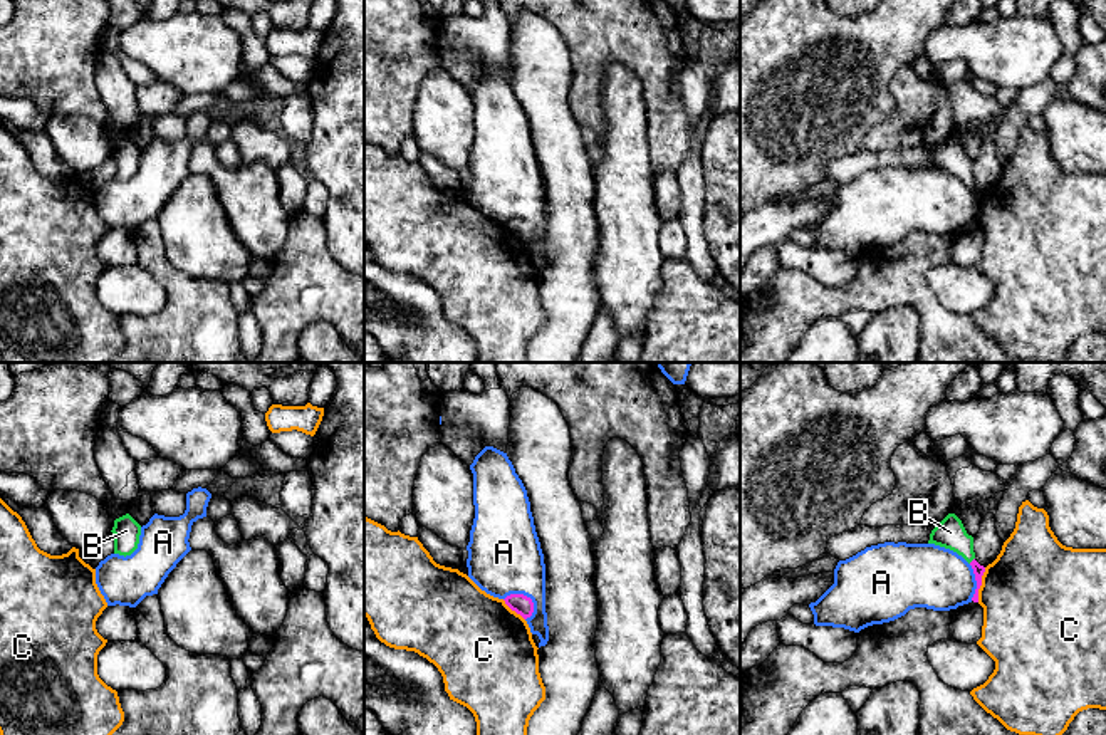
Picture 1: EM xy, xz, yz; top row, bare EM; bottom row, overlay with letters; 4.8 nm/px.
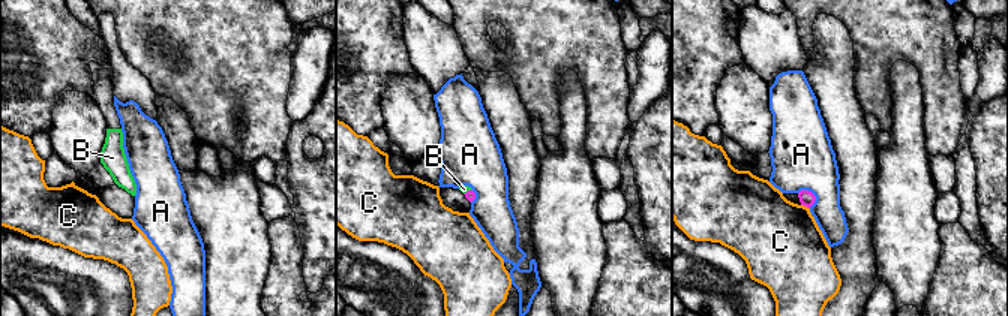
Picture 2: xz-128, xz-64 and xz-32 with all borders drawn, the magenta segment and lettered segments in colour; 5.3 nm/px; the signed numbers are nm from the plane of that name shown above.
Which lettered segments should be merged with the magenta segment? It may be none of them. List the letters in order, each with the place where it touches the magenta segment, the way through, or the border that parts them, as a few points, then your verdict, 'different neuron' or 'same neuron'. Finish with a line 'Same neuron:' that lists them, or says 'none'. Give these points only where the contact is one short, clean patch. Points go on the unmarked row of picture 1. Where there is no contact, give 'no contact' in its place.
A: contact xz (526, 220); different neuron
B: contact yz (972, 185); way yz (979, 193), (972, 185), (950, 156); same neuron
C: contact yz (980, 208); different neuron
Same neuron: B

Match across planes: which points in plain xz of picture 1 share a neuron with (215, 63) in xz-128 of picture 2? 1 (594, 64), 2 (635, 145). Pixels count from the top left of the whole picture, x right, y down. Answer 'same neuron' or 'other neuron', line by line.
1: same neuron
2: other neuron

